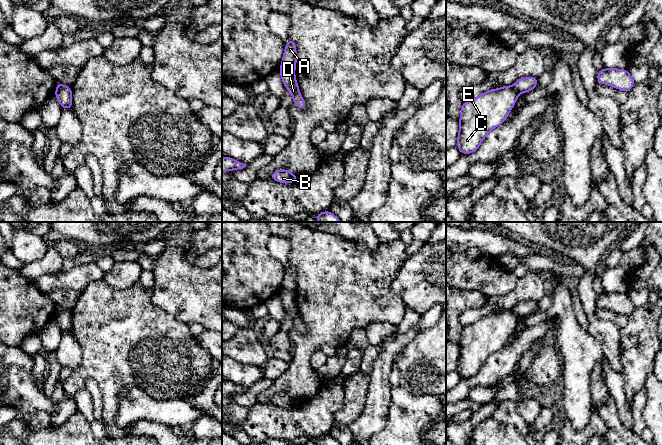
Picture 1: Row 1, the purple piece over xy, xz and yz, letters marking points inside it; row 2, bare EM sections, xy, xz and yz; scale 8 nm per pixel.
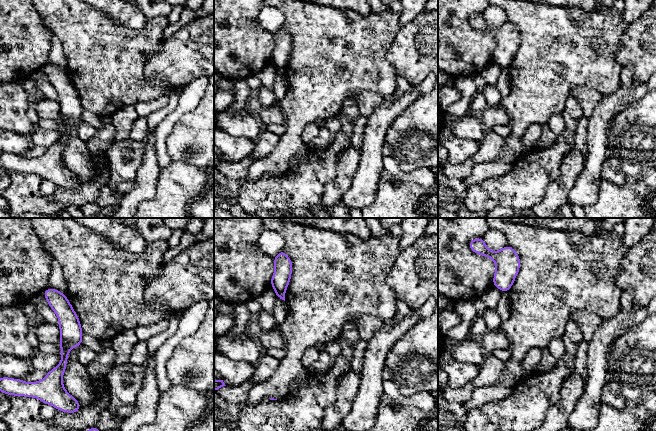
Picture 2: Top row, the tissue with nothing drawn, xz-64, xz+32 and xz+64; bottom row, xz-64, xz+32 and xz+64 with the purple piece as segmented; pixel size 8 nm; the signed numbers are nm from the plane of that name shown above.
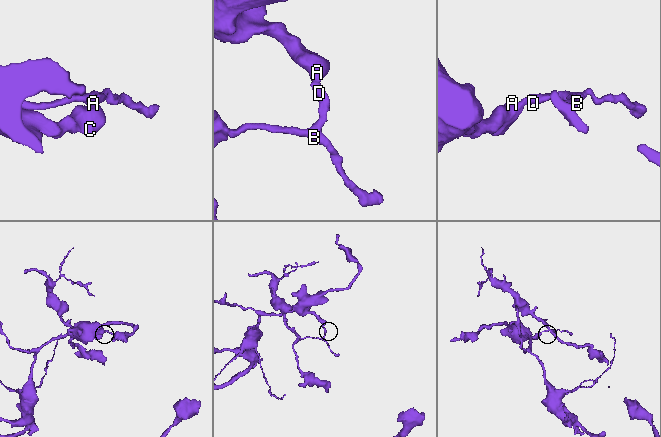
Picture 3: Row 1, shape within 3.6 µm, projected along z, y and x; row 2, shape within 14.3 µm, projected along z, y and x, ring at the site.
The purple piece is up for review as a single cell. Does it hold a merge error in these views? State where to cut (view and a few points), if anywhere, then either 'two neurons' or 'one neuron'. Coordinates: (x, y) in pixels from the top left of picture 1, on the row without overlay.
cut xz (281, 289), (294, 293); two neurons

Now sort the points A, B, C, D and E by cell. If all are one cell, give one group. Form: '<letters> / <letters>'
A C E / B D

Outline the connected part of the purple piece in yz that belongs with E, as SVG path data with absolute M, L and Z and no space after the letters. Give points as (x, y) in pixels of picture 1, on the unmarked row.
M502 310L462 327L457 362L461 378L472 378L479 372L486 359L507 343L518 319L513 310Z

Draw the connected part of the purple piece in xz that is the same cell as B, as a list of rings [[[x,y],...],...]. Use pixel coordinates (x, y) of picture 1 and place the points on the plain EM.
[[[286,392],[274,395],[270,398],[270,403],[278,405],[283,408],[296,406],[297,402],[298,402],[297,398],[292,398]]]

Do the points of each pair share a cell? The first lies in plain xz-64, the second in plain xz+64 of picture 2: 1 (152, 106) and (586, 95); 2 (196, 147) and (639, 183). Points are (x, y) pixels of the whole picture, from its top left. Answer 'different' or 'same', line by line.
1: same
2: different

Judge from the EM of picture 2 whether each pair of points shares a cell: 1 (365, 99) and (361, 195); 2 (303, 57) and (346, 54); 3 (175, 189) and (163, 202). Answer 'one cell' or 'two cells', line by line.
1: two cells
2: one cell
3: one cell

